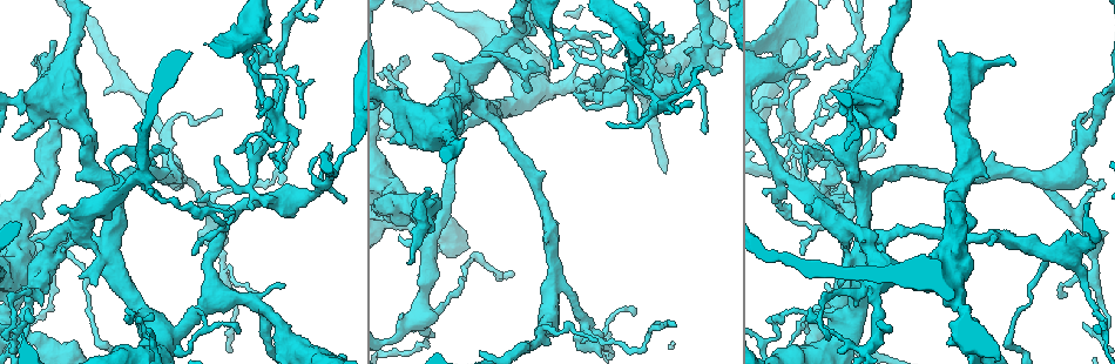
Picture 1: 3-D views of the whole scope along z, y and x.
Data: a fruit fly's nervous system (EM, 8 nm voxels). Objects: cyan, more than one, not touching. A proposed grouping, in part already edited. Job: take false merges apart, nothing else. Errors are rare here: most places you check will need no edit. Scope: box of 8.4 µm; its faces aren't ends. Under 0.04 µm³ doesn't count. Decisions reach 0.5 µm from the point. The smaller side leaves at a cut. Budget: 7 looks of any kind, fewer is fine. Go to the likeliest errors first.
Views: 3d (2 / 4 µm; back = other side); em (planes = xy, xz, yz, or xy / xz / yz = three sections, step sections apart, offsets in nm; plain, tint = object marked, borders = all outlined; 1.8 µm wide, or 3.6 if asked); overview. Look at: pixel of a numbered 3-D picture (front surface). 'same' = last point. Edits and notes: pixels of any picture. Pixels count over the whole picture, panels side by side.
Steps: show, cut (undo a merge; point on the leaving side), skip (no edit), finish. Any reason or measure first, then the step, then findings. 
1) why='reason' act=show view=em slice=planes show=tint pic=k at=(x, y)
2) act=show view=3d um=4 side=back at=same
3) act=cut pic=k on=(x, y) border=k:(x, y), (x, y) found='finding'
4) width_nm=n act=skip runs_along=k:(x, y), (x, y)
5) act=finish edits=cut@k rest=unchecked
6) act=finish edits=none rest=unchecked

why='sharp bend' act=show view=3d um=2 pic=1 at=(275, 134)

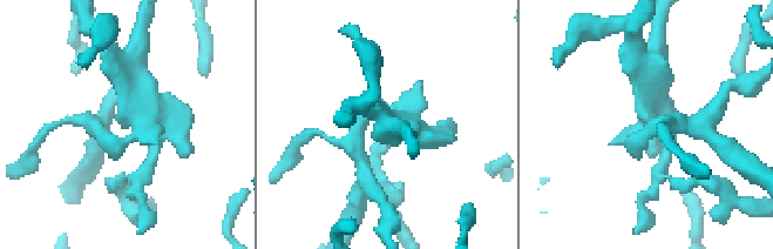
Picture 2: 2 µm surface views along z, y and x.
why='shape alone is not enough' act=show view=em slice=yz step=8 show=tint pic=2 at=(648, 126)

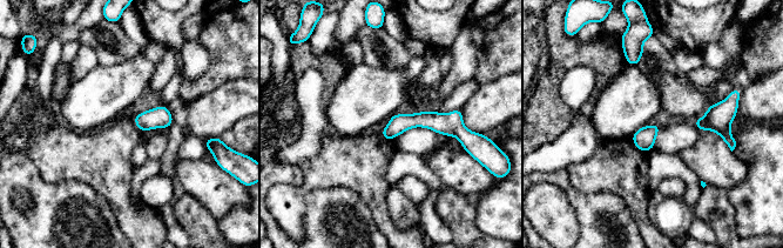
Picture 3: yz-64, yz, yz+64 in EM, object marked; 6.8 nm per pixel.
act=skip found='one neuron here'

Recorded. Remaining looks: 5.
why='sharp bend' act=show view=em slice=xz step=16 show=tint pic=1 at=(781, 176)

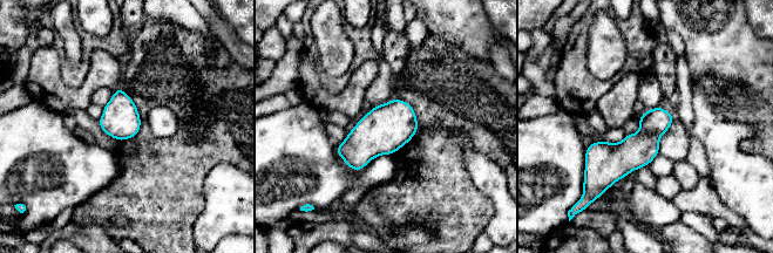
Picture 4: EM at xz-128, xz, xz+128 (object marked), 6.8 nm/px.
act=show view=em slice=planes show=tint at=same

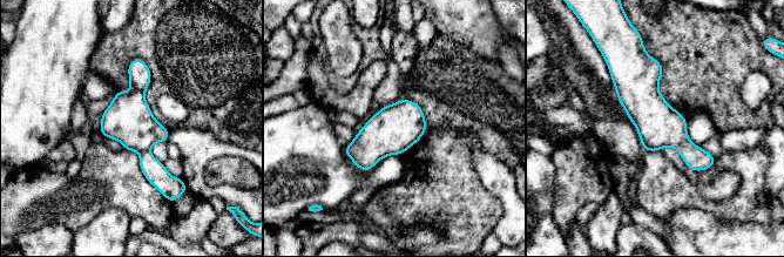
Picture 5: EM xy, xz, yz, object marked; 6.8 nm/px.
width_nm=300 act=skip runs_along=5:(136, 61), (137, 130), (168, 186) found='all the same neuron'

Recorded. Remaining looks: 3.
why='abrupt turn' act=show view=3d um=2 pic=1 at=(423, 311)

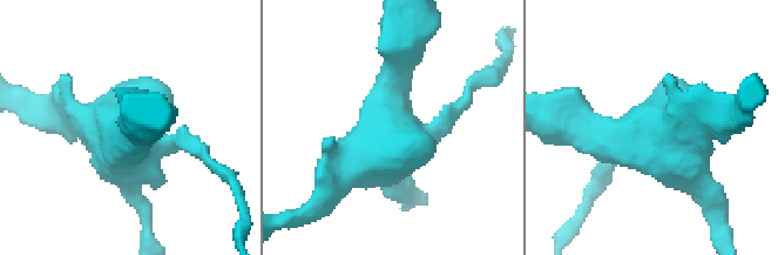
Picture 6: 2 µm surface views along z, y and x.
arms=4 act=show view=em slice=planes show=tint pic=6 at=(391, 130)

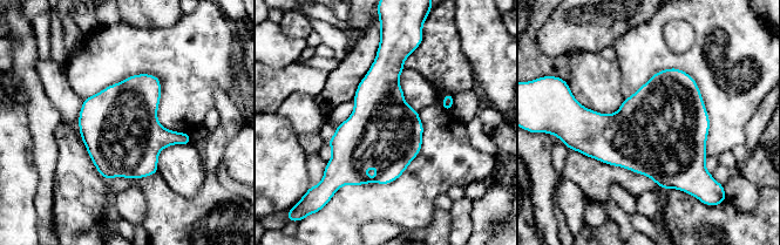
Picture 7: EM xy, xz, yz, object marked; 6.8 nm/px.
width_nm=500 act=skip found='all the same neuron'

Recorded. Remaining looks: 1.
act=finish edits=none rest=unchecked

